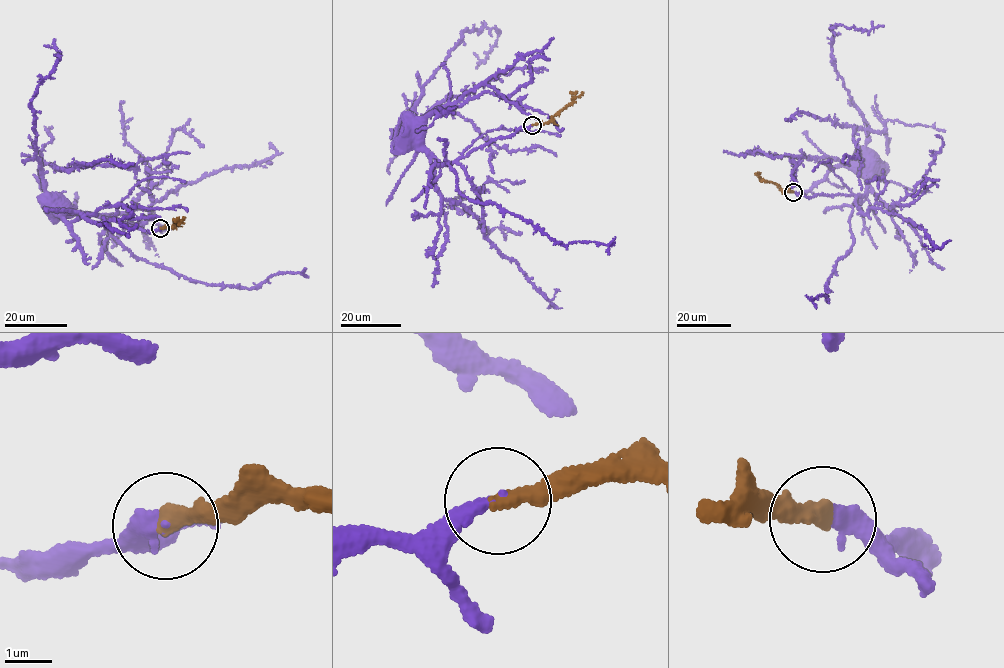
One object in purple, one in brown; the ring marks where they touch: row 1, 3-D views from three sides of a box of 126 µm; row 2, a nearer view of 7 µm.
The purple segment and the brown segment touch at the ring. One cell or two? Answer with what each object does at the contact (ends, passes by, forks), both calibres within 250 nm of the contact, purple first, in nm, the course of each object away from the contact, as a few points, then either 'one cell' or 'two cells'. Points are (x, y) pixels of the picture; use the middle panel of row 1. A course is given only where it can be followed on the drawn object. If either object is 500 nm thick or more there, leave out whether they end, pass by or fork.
purple ends there; brown ends there; 320 nm thick on the purple side, 360 nm on the other; purple runs (532, 124), (454, 162), (426, 152), (410, 119), (424, 85), (465, 30), (499, 31), (476, 68); brown runs (532, 125), (546, 123), (584, 92); one cell

